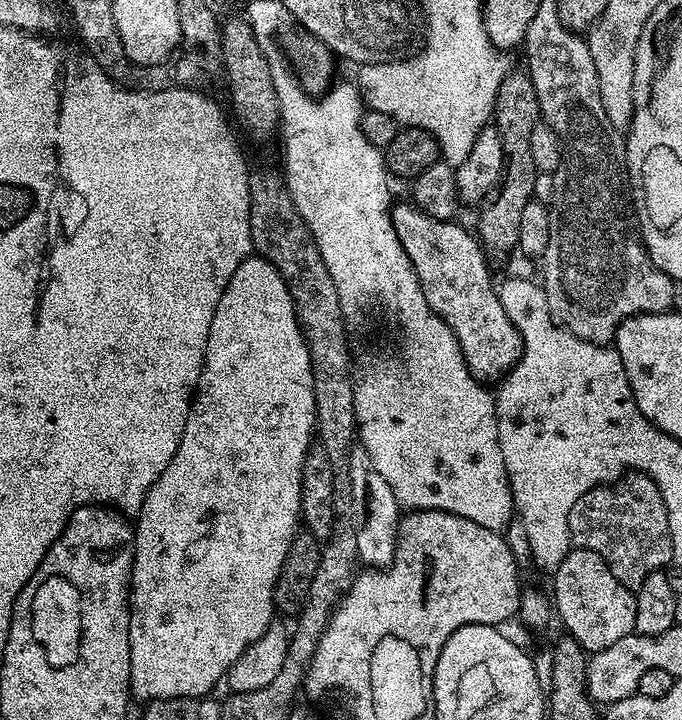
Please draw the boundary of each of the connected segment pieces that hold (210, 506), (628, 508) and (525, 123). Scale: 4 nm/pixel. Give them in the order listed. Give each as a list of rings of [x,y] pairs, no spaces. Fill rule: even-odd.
[[[253,254],[247,256],[238,266],[238,270],[234,270],[234,274],[230,278],[230,282],[226,286],[226,290],[218,302],[218,310],[214,310],[214,322],[210,322],[210,338],[206,342],[206,350],[204,351],[204,365],[200,371],[200,377],[196,383],[196,391],[192,397],[192,403],[188,410],[188,417],[186,418],[184,429],[180,435],[178,450],[174,450],[174,454],[170,458],[166,470],[162,470],[162,474],[156,479],[154,486],[150,486],[150,490],[144,499],[144,505],[140,508],[139,513],[134,520],[136,548],[132,552],[132,582],[130,585],[130,595],[128,597],[128,617],[130,618],[130,682],[132,683],[132,696],[135,697],[135,699],[138,698],[141,702],[147,702],[150,700],[165,700],[166,698],[182,698],[183,696],[189,698],[207,697],[209,693],[211,693],[208,691],[210,691],[219,680],[221,683],[221,681],[227,677],[228,672],[234,666],[234,662],[238,662],[238,658],[247,650],[247,648],[254,642],[258,642],[258,640],[266,635],[269,629],[271,629],[268,627],[272,624],[272,616],[274,617],[272,592],[276,588],[276,583],[278,582],[280,567],[286,562],[292,540],[298,534],[298,529],[302,524],[302,513],[300,510],[302,470],[304,469],[304,459],[308,457],[309,448],[313,447],[314,433],[317,431],[315,392],[312,389],[313,386],[314,378],[312,377],[310,350],[304,339],[303,330],[299,326],[298,318],[295,316],[295,306],[287,282],[283,280],[283,276],[279,270],[261,255]]]
[[[634,474],[625,475],[623,478],[598,488],[591,488],[586,494],[582,494],[582,498],[578,498],[578,502],[574,502],[574,506],[570,510],[570,518],[568,519],[568,529],[572,535],[572,544],[577,548],[589,548],[599,554],[601,558],[610,566],[613,574],[618,574],[618,578],[622,578],[622,582],[628,582],[628,588],[637,589],[642,583],[642,578],[647,578],[648,574],[642,572],[642,576],[636,572],[638,562],[642,562],[642,542],[650,542],[650,532],[642,530],[642,516],[634,516]]]
[[[509,71],[498,92],[494,113],[494,127],[498,129],[502,138],[504,177],[496,185],[496,189],[484,197],[484,209],[480,212],[478,239],[489,253],[508,252],[519,245],[522,210],[526,210],[529,200],[533,199],[537,175],[534,158],[530,154],[530,134],[541,120],[538,90],[534,90],[534,82],[528,77],[527,71]]]

